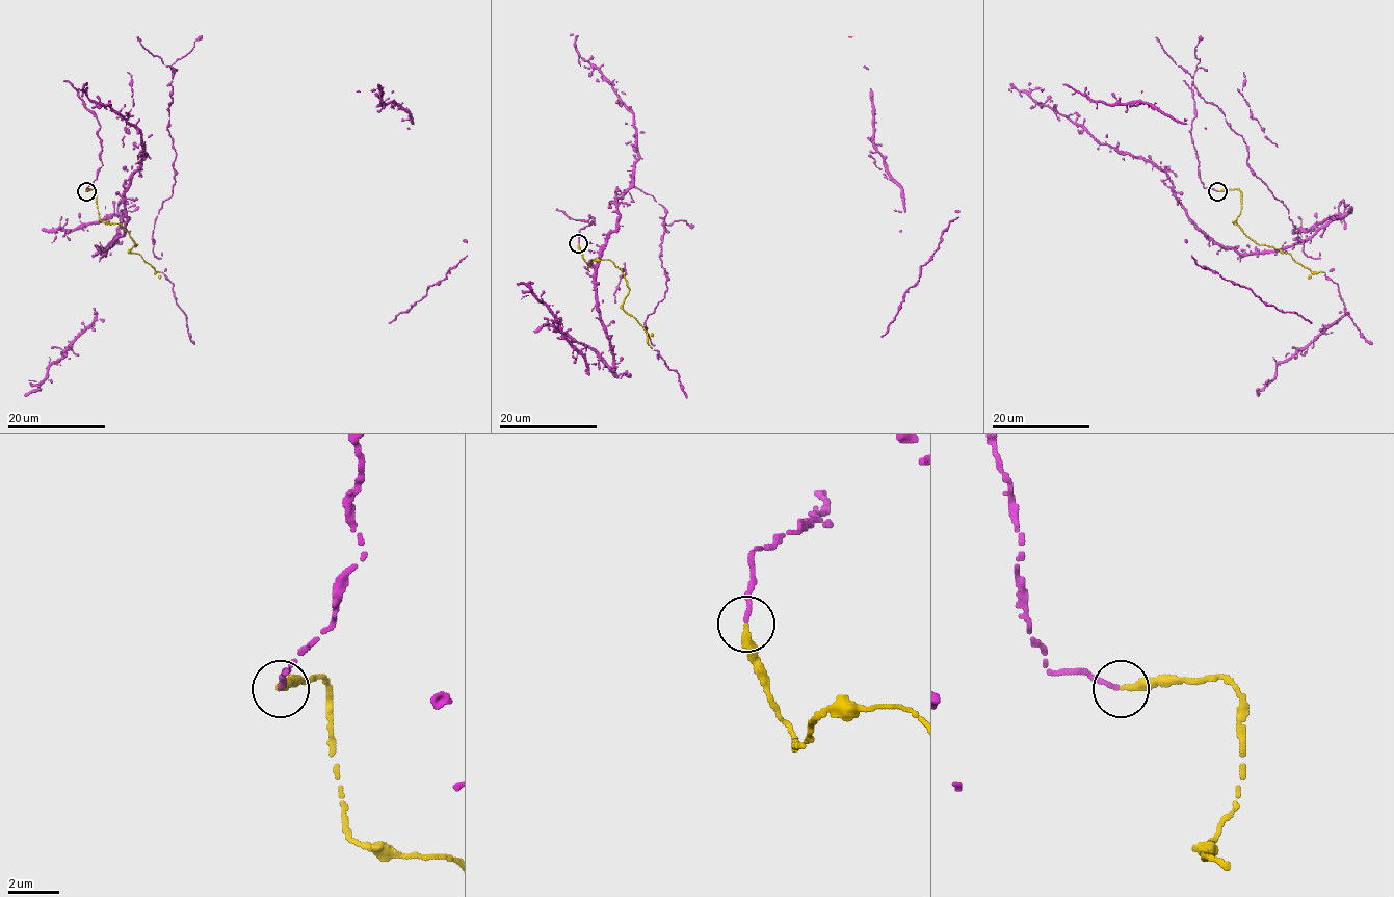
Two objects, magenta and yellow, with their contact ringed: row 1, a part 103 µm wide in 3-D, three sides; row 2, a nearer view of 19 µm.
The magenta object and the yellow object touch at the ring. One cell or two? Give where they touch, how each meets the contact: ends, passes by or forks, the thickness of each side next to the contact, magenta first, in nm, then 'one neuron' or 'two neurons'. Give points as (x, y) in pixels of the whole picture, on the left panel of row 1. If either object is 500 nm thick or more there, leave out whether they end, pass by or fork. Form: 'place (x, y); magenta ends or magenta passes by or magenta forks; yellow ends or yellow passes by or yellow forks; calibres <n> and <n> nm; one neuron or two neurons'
place (86, 191); magenta ends; yellow ends; calibres 190 and 280 nm; one neuron

